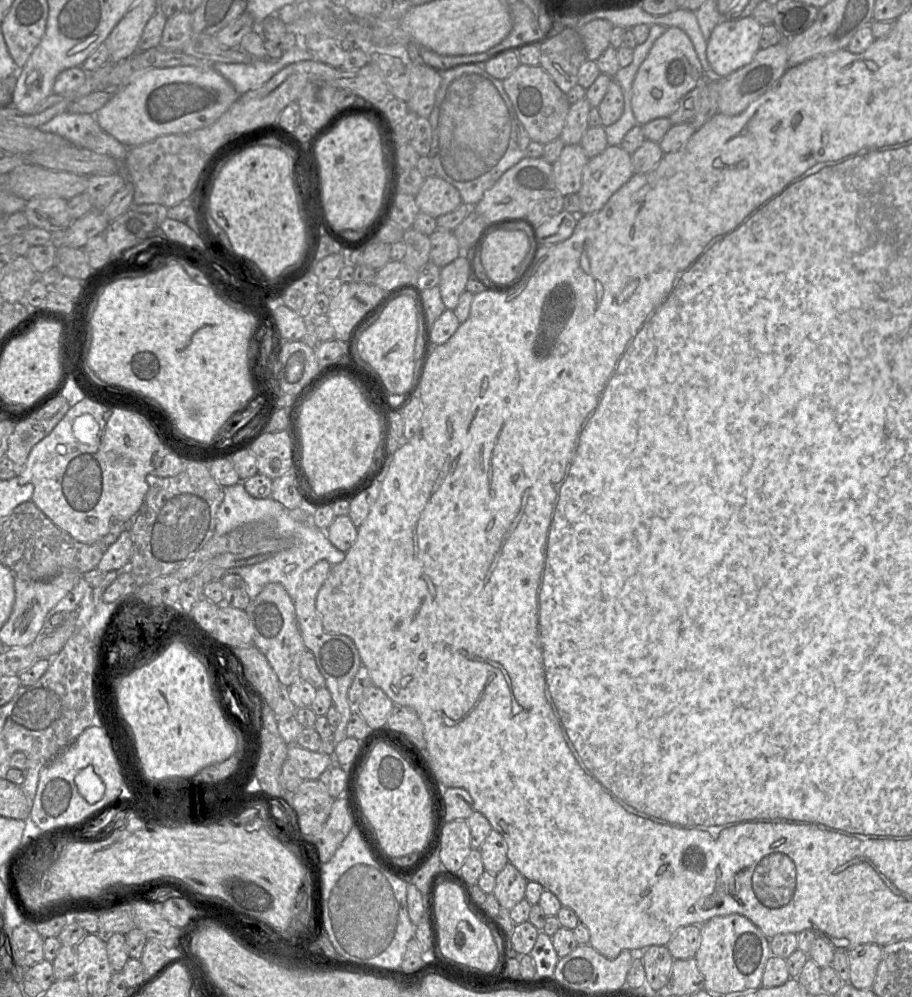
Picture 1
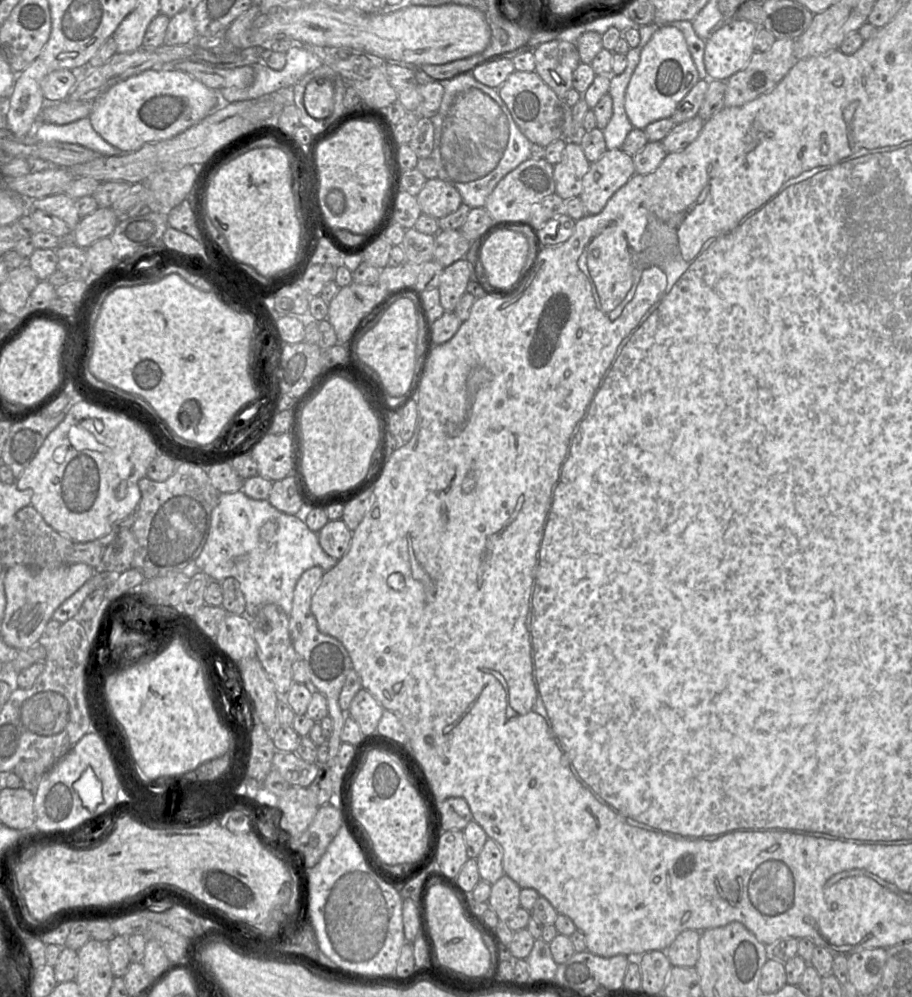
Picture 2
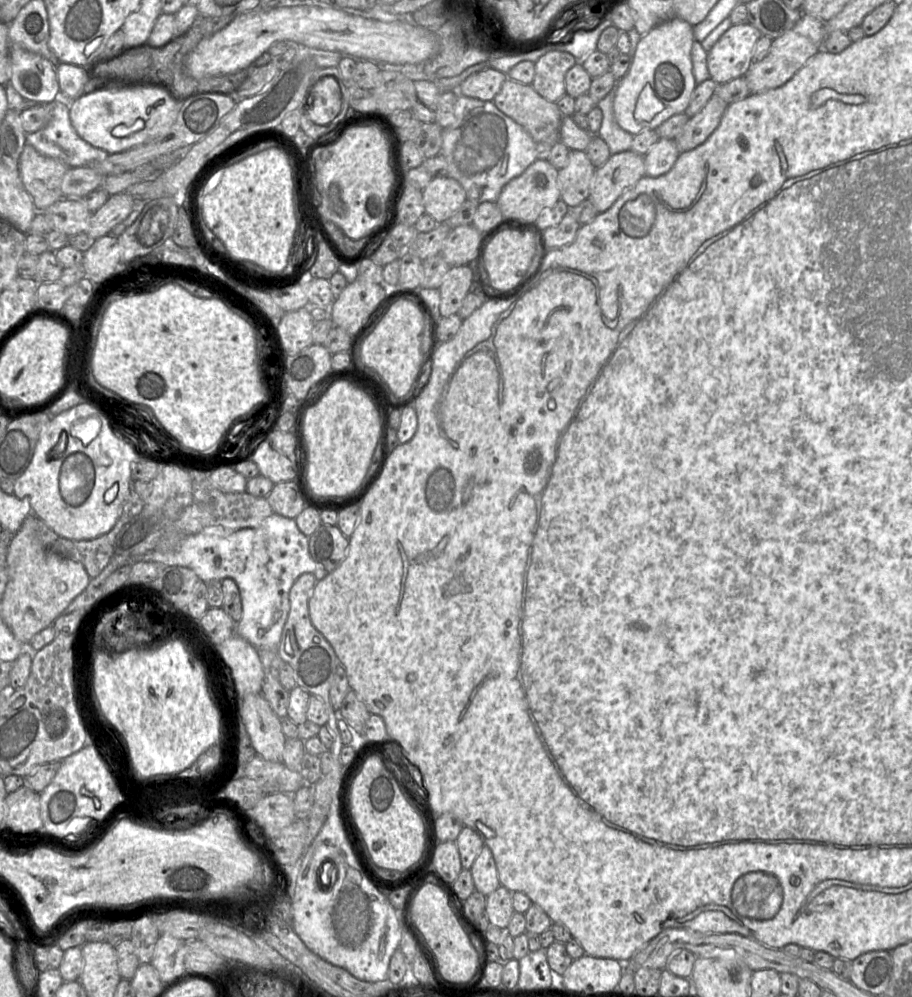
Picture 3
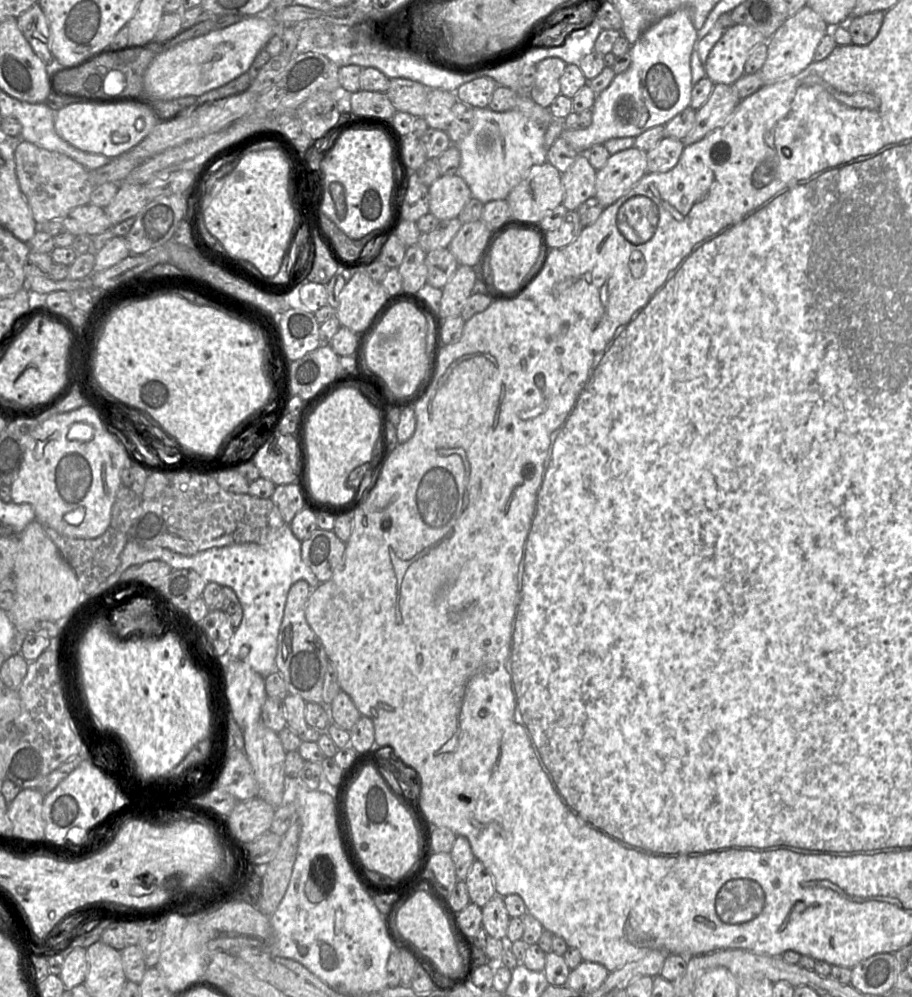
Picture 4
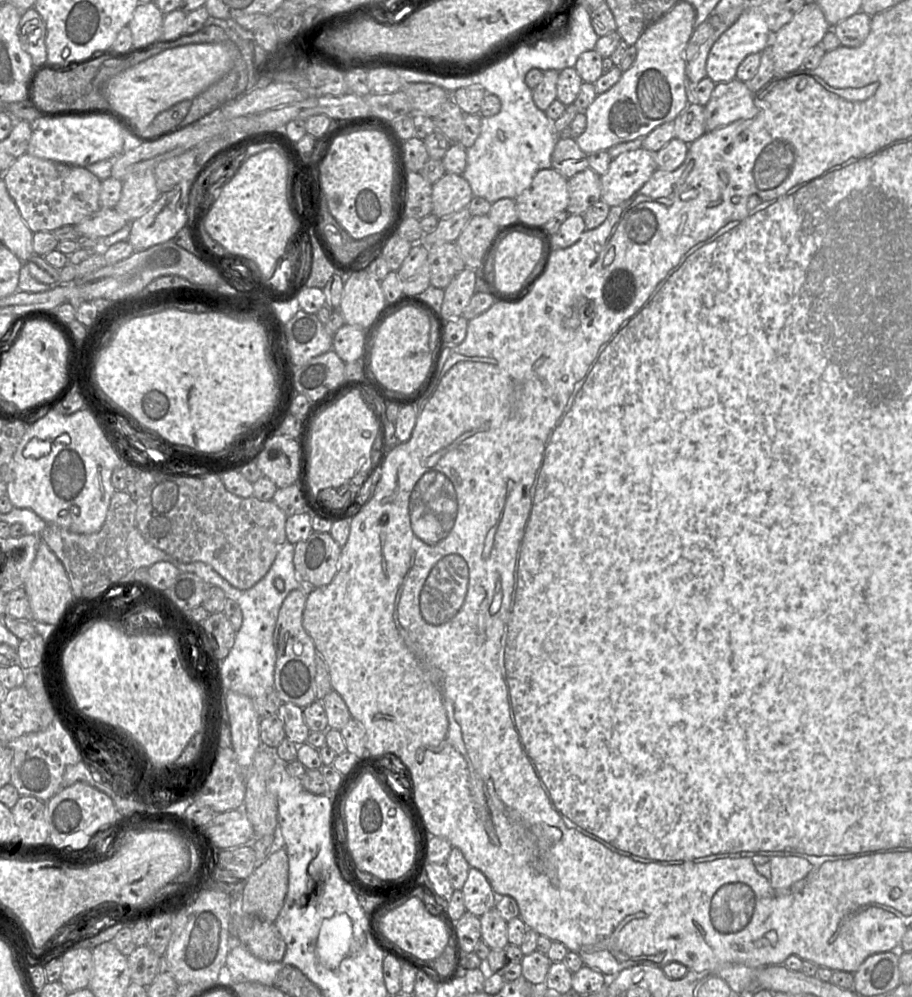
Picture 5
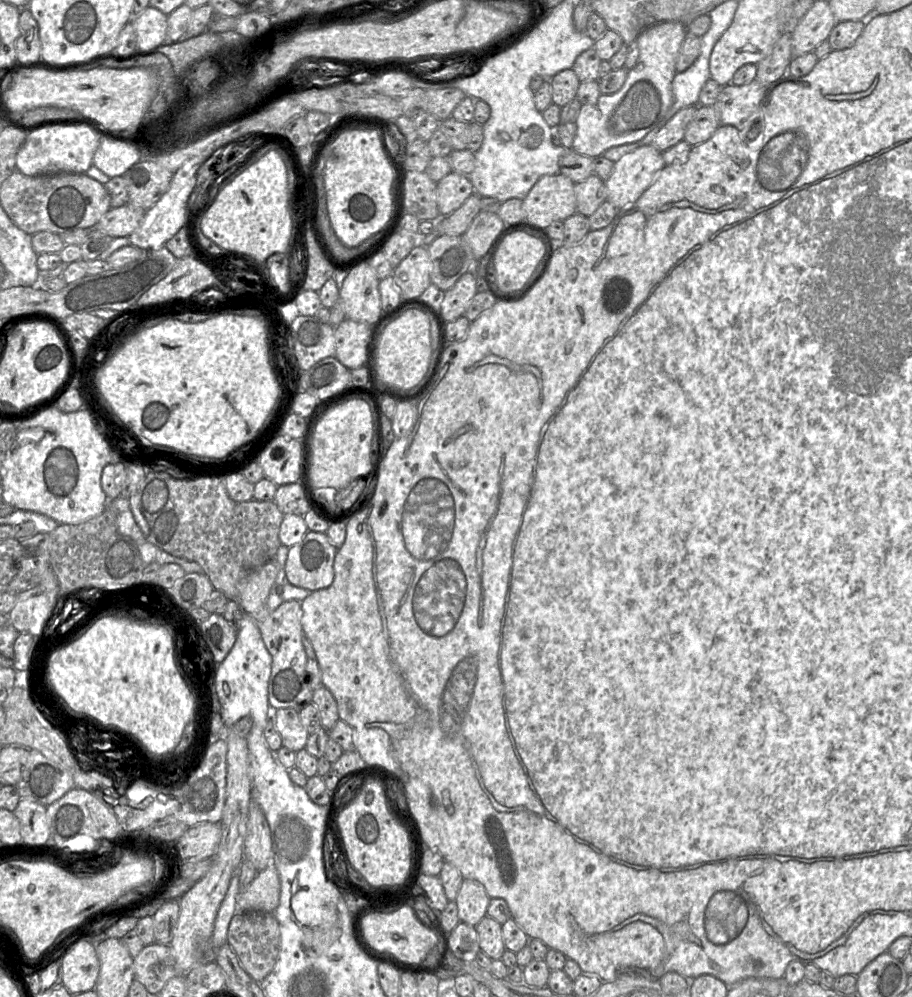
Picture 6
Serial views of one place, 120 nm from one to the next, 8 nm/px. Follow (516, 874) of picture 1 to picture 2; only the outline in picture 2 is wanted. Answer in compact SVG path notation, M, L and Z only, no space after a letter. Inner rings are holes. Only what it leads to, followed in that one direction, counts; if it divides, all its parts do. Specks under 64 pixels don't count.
M503 875L494 885L488 900L500 921L507 921L520 908L520 886L509 876Z

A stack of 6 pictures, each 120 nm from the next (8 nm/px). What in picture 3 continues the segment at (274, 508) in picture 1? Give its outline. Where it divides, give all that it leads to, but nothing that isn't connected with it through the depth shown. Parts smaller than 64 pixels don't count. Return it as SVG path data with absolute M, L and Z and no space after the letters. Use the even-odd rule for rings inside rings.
M273 513L260 527L231 530L222 526L207 527L197 534L185 536L175 551L152 551L142 556L142 561L152 561L163 566L183 566L192 569L205 583L213 580L233 579L240 592L242 618L236 624L235 633L256 648L277 648L290 610L289 592L298 577L311 573L322 580L328 572L315 562L309 553L309 538L298 528L295 519Z

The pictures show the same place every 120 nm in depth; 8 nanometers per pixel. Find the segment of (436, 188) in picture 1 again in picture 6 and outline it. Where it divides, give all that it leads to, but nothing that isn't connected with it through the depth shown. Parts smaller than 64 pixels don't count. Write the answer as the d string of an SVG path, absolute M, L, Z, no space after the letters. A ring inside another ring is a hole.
M451 171L437 182L438 209L445 217L458 209L470 195L474 187L469 176Z

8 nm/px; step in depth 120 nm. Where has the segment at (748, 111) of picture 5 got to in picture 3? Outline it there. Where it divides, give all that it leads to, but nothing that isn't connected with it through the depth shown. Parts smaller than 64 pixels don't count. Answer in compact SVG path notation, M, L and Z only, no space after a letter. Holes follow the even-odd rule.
M714 94L697 114L691 116L682 132L674 139L679 153L703 144L719 126L727 106L726 102Z

